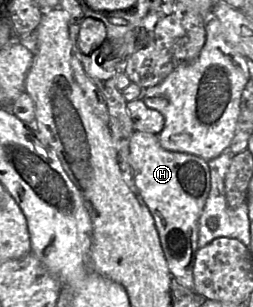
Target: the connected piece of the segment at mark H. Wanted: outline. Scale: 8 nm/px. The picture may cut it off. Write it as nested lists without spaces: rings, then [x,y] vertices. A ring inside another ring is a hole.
[[[135,131],[131,137],[129,161],[134,185],[154,219],[170,274],[181,285],[193,290],[199,219],[211,189],[208,162],[188,153],[165,150],[157,135],[142,131]]]

